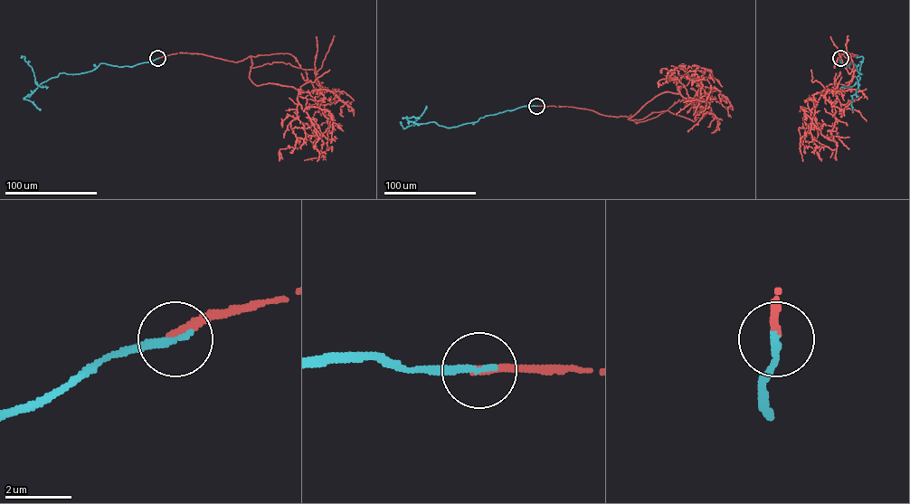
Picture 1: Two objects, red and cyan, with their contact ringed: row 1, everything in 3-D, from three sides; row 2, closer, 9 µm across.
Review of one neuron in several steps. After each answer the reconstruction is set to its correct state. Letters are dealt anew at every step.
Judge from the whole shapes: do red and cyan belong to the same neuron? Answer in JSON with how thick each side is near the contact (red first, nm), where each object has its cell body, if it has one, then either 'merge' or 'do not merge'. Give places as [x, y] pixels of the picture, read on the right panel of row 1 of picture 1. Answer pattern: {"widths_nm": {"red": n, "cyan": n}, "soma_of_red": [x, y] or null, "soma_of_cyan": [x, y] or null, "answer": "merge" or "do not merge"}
{"widths_nm": {"red": 240, "cyan": 240}, "soma_of_red": null, "soma_of_cyan": null, "answer": "merge"}

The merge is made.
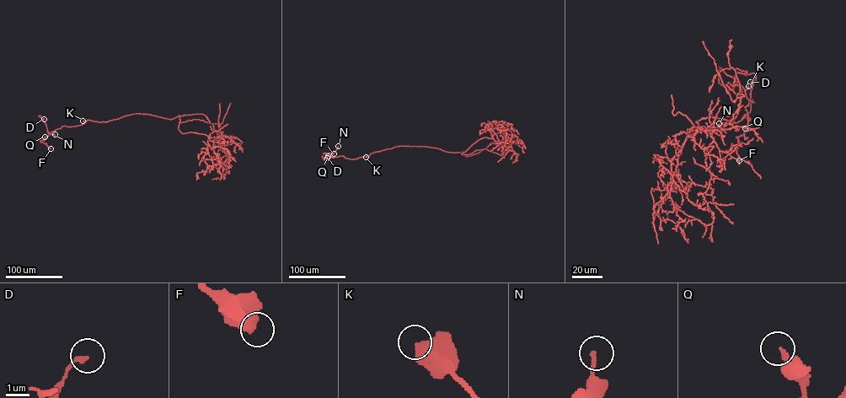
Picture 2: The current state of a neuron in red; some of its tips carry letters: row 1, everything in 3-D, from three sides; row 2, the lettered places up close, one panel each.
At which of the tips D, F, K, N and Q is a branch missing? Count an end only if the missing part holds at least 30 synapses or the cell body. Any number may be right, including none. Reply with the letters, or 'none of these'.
none of these

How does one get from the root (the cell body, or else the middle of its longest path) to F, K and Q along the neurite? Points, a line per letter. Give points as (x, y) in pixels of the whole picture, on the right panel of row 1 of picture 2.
F: (727, 75), (720, 67), (719, 83), (726, 90), (740, 84), (754, 102), (745, 107), (739, 160)
K: (727, 75), (720, 67), (719, 83), (726, 90), (740, 84), (745, 91), (748, 86)
Q: (727, 75), (720, 67), (719, 83), (726, 90), (740, 84), (754, 102), (745, 107), (745, 128)

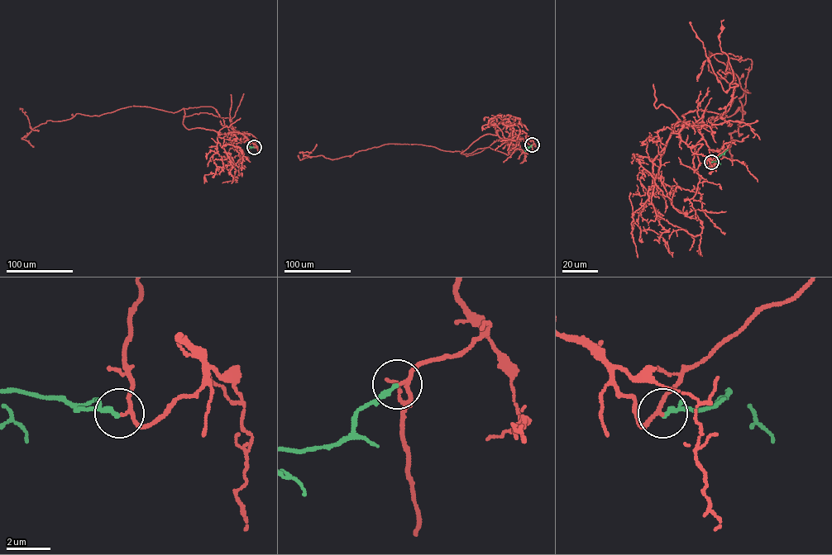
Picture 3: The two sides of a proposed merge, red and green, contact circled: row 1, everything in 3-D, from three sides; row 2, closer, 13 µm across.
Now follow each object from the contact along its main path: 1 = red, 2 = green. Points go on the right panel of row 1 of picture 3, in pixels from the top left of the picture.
1: (711, 162), (682, 116), (733, 100), (710, 52), (744, 114), (738, 58)
2: (711, 162), (728, 149)

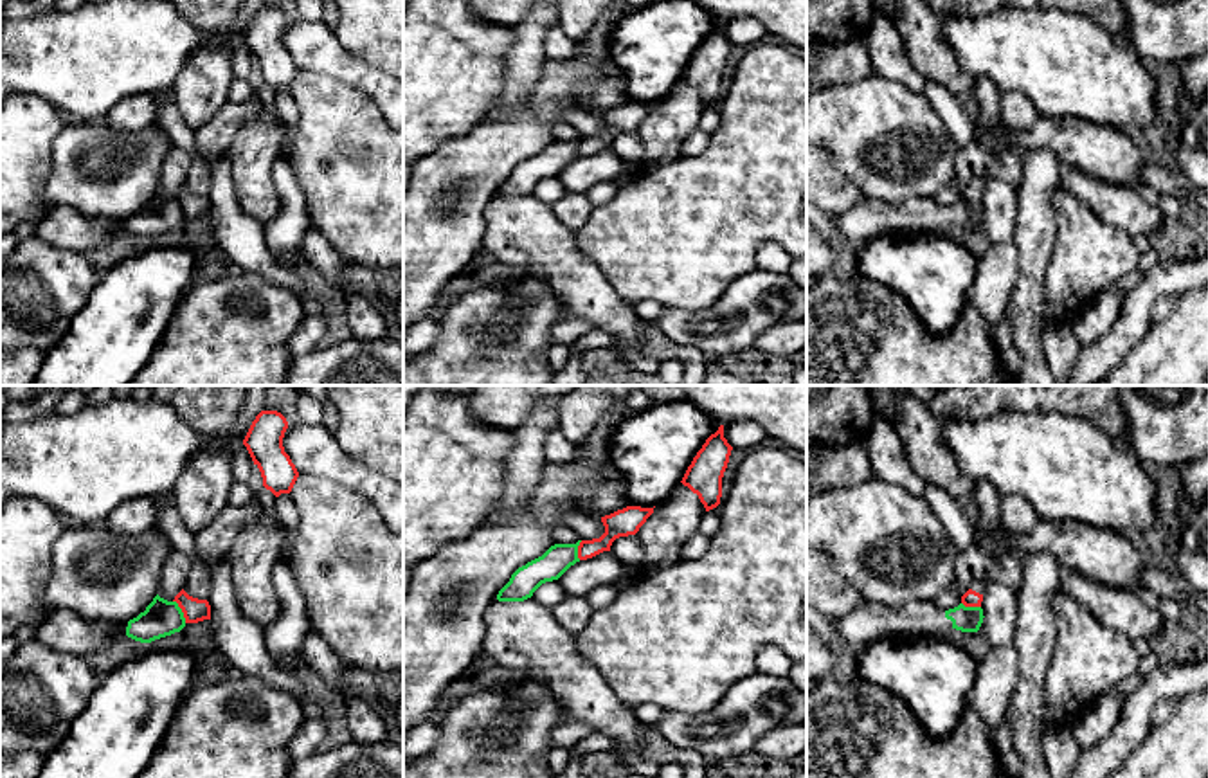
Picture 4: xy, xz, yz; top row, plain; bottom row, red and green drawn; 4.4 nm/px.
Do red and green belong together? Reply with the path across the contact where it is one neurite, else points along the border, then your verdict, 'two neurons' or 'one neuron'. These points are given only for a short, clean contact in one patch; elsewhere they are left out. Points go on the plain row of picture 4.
border xy (173, 197), (186, 218); two neurons

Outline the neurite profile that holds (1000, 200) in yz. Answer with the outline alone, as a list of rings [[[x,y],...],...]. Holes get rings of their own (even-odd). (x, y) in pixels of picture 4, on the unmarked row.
[[[988,178],[983,198],[983,231],[992,245],[1012,243],[1015,232],[1017,191],[1014,185],[997,178]]]

